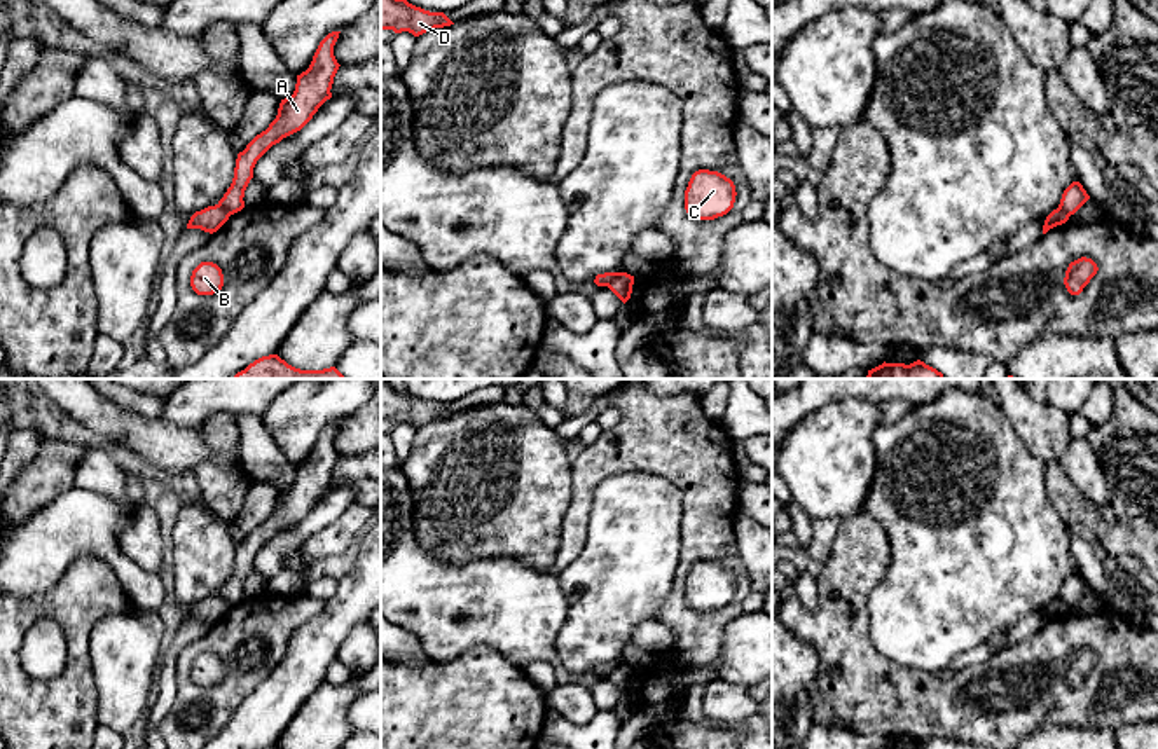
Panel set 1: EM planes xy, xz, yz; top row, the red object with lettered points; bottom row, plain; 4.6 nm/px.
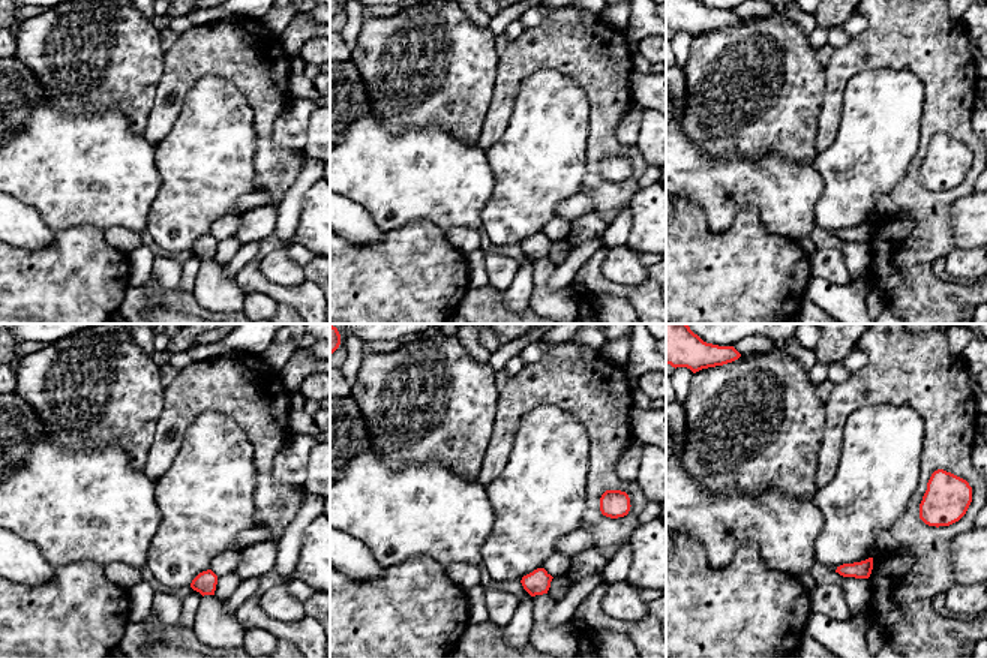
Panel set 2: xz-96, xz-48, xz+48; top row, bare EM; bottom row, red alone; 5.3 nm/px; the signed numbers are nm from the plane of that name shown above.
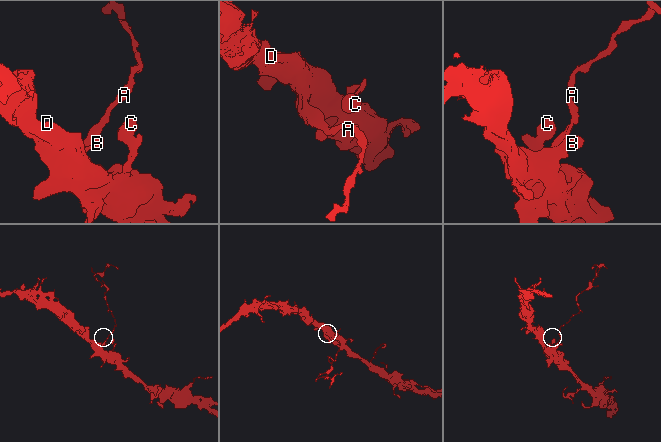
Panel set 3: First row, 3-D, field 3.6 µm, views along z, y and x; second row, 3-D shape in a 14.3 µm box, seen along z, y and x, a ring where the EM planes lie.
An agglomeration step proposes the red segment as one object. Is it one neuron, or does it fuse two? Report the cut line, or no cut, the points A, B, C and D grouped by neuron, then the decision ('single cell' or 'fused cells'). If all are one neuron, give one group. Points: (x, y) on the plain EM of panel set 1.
xz (619, 664), (605, 676) | A / B C D | fused cells

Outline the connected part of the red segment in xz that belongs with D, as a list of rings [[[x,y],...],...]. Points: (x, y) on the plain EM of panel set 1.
[[[381,379],[381,421],[393,421],[395,424],[409,423],[414,428],[428,421],[454,416],[444,403],[430,403],[396,389],[388,379]]]

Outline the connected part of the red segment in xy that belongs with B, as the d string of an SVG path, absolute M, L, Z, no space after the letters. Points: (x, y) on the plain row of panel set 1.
M201 653L190 667L190 677L197 686L213 686L224 677L222 660L213 653Z

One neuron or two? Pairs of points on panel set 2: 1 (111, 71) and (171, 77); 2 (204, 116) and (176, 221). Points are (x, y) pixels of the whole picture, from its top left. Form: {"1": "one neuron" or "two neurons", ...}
{"1": "two neurons", "2": "one neuron"}

